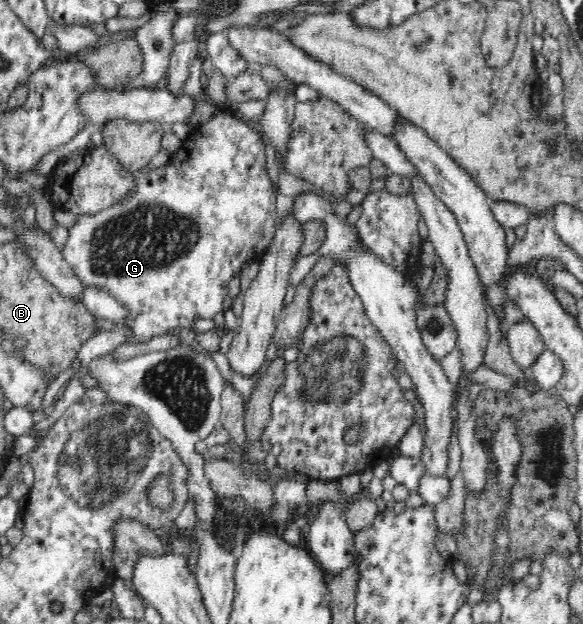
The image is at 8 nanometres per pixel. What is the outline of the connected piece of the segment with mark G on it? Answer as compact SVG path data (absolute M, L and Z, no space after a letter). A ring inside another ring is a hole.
M221 109L212 116L212 120L201 124L197 134L189 140L189 158L186 158L186 152L183 152L182 146L174 155L173 162L147 174L139 175L135 180L133 192L129 192L129 196L123 198L119 204L109 206L109 208L93 215L79 215L79 224L68 229L68 238L62 249L62 255L68 265L71 266L72 271L84 285L91 286L93 284L95 288L111 292L111 295L115 296L119 303L129 311L125 326L132 331L136 342L147 342L163 332L177 328L177 326L187 328L195 322L195 318L213 319L219 312L224 312L229 302L227 284L236 274L240 274L246 262L255 261L258 256L263 256L275 224L275 203L278 201L278 195L277 192L273 191L267 167L265 167L265 141L263 141L262 134L241 120L240 115Z

